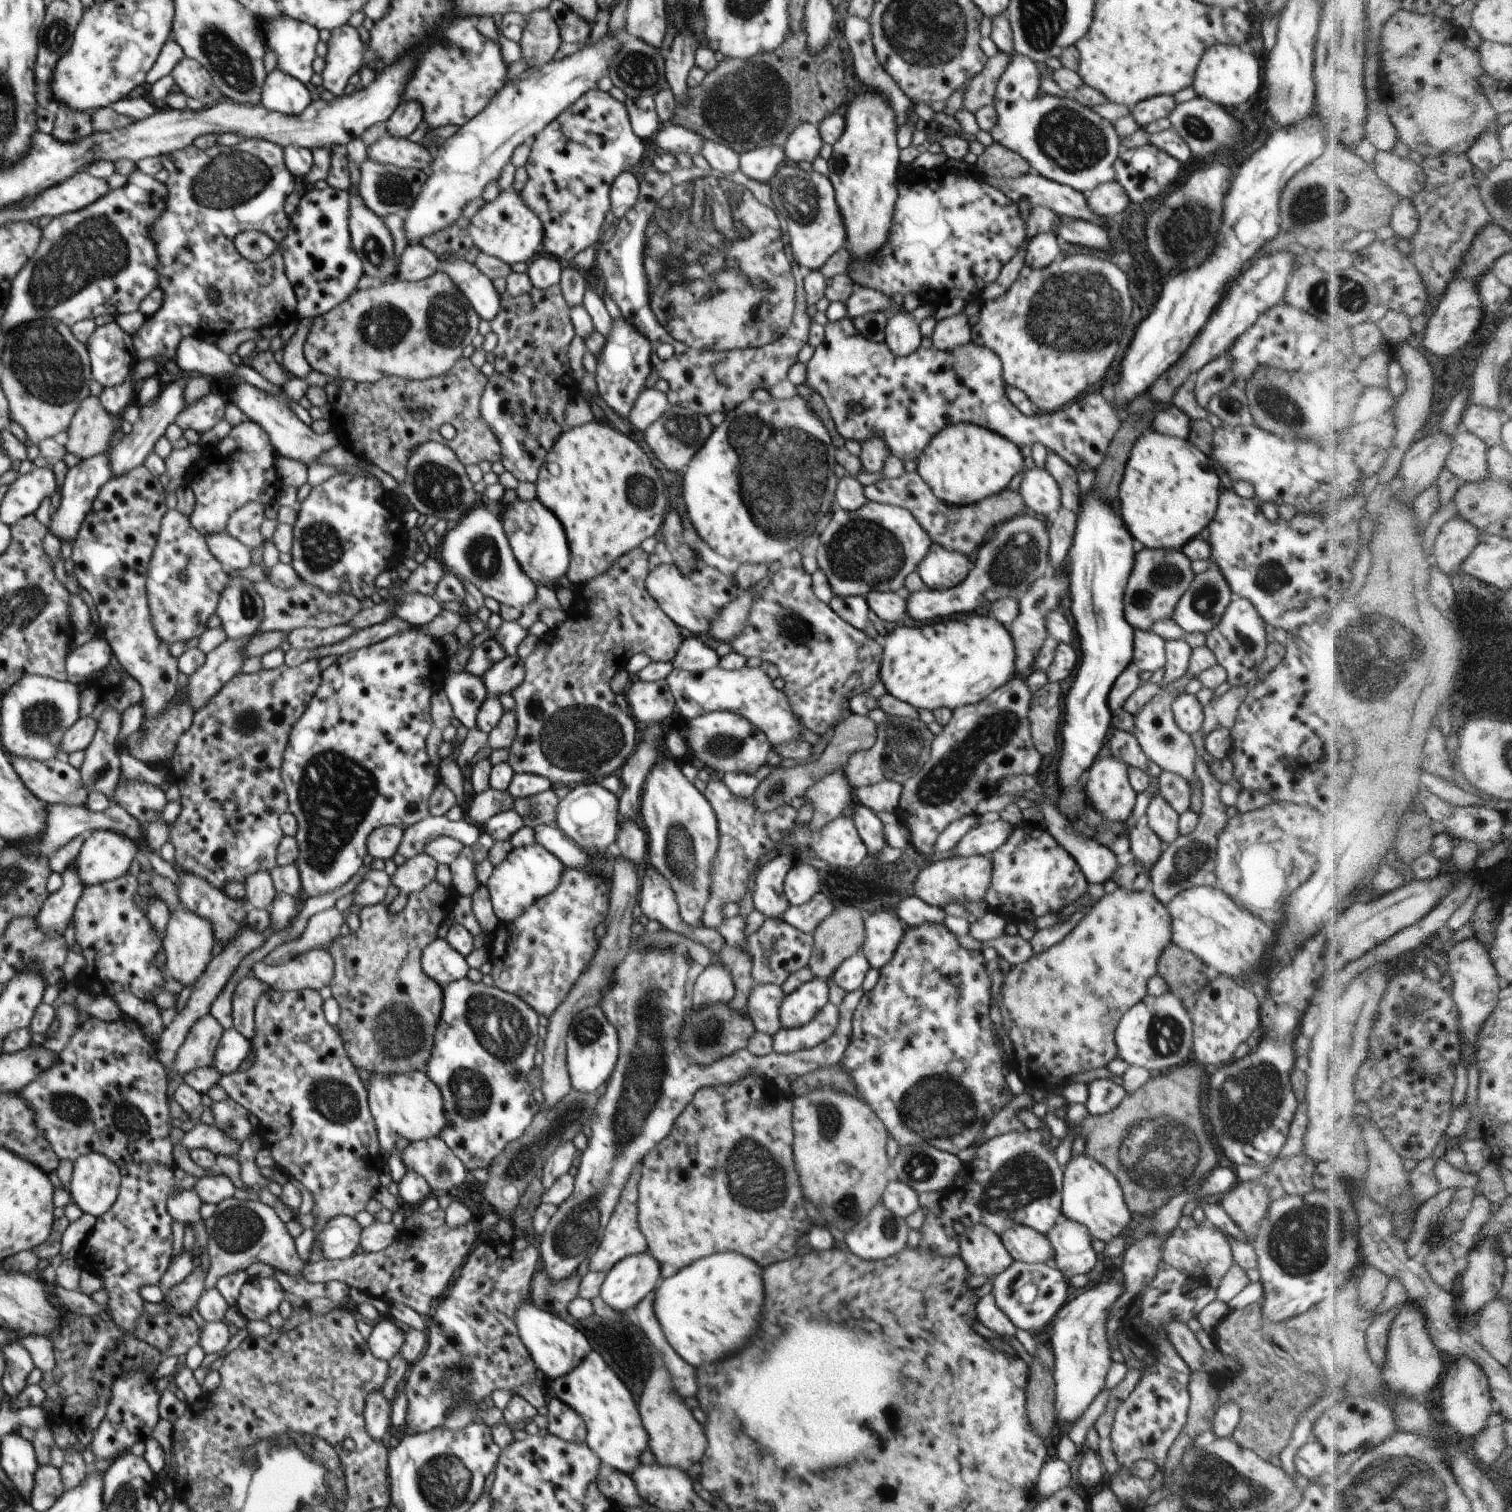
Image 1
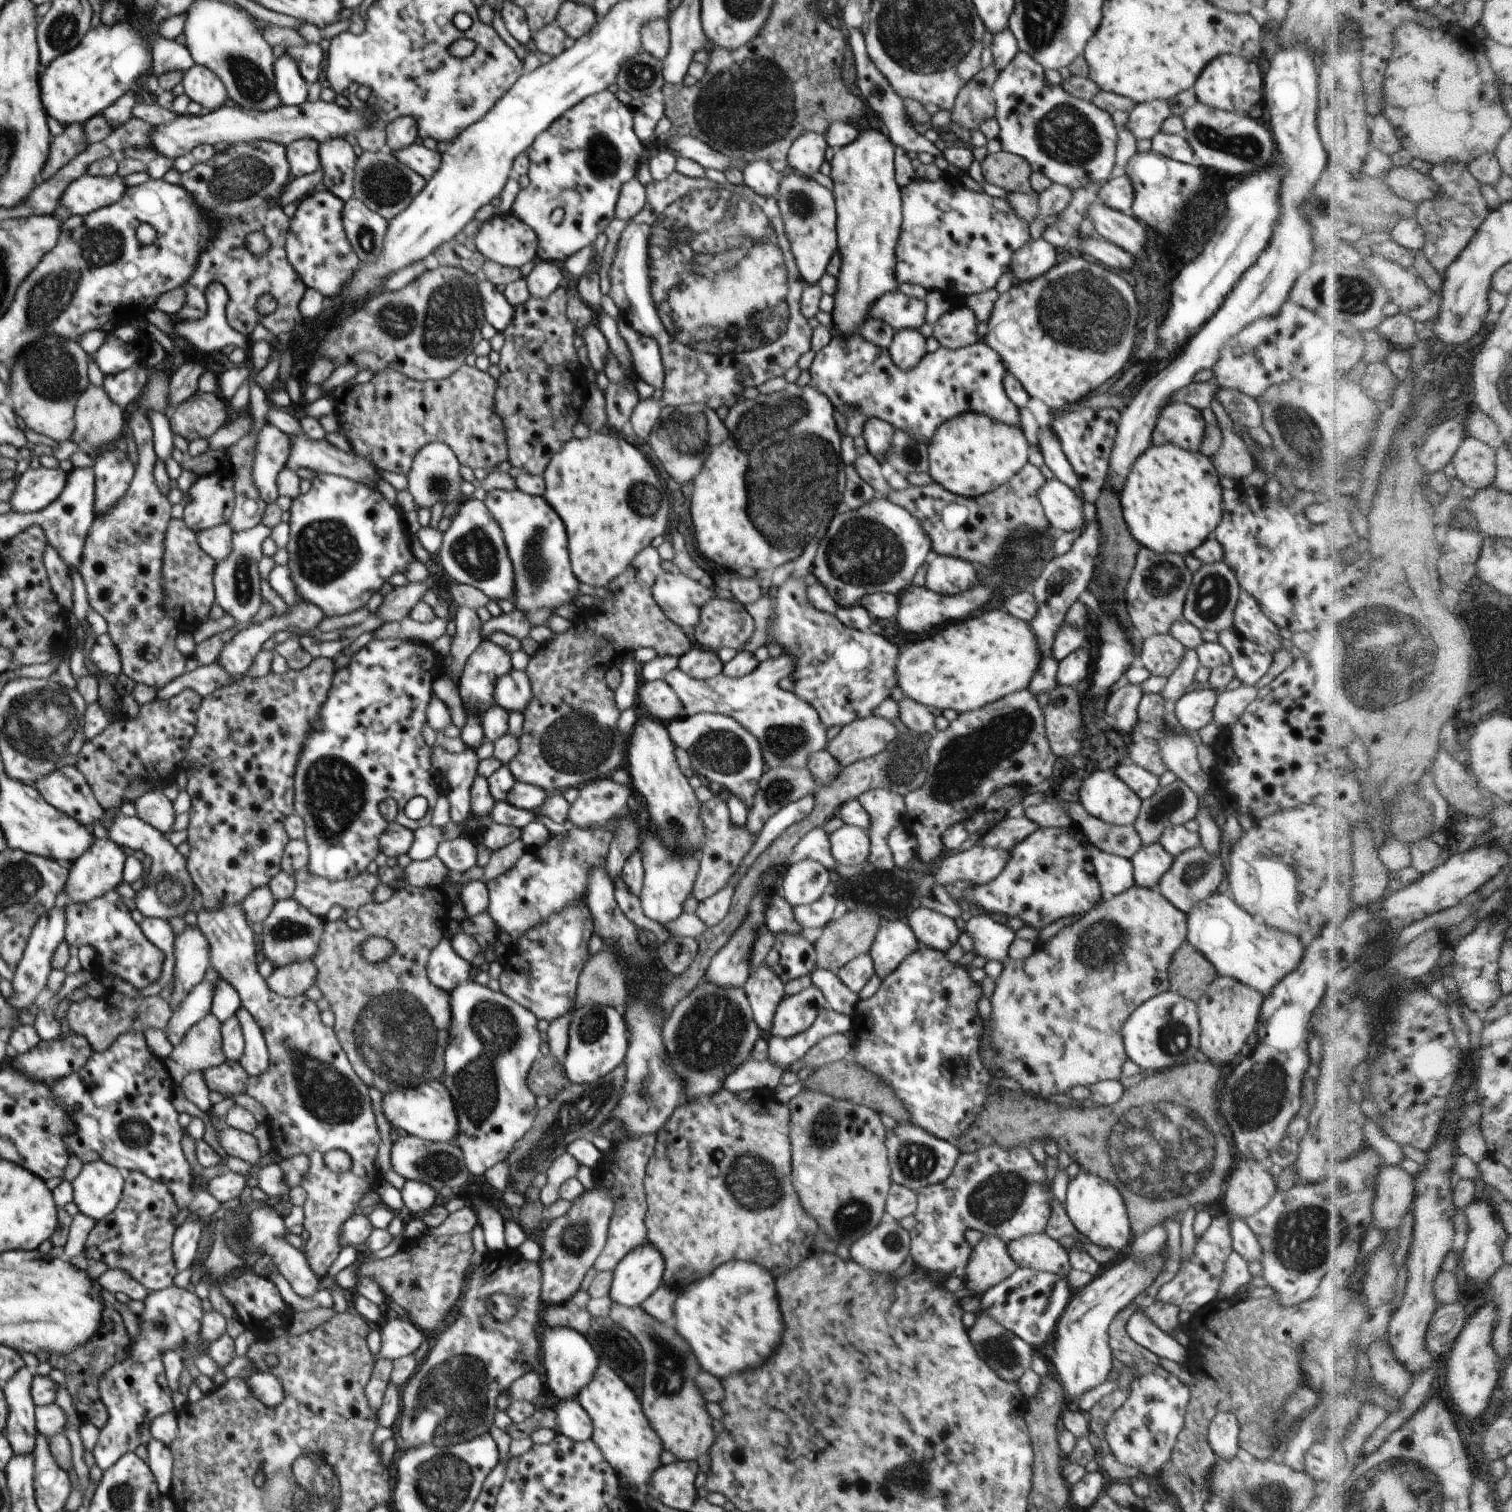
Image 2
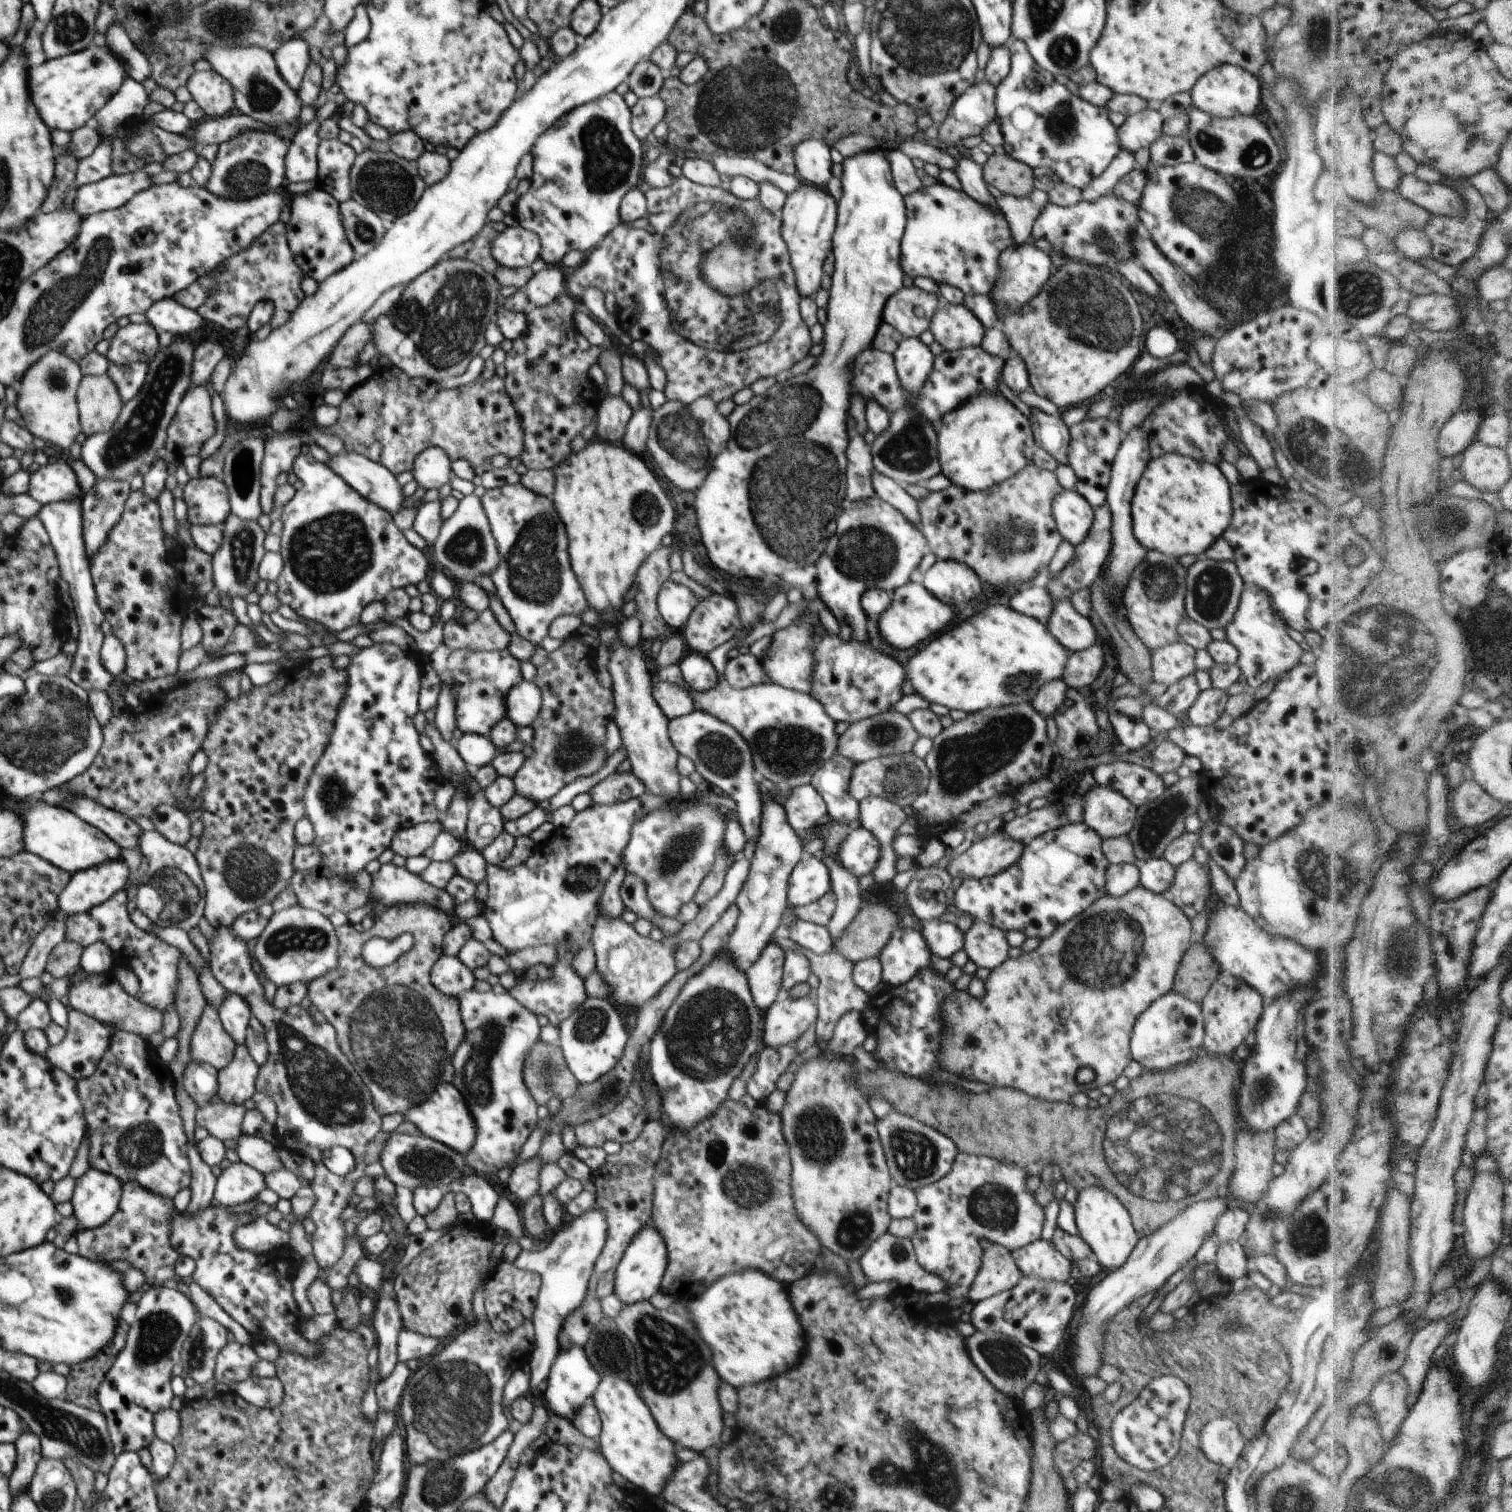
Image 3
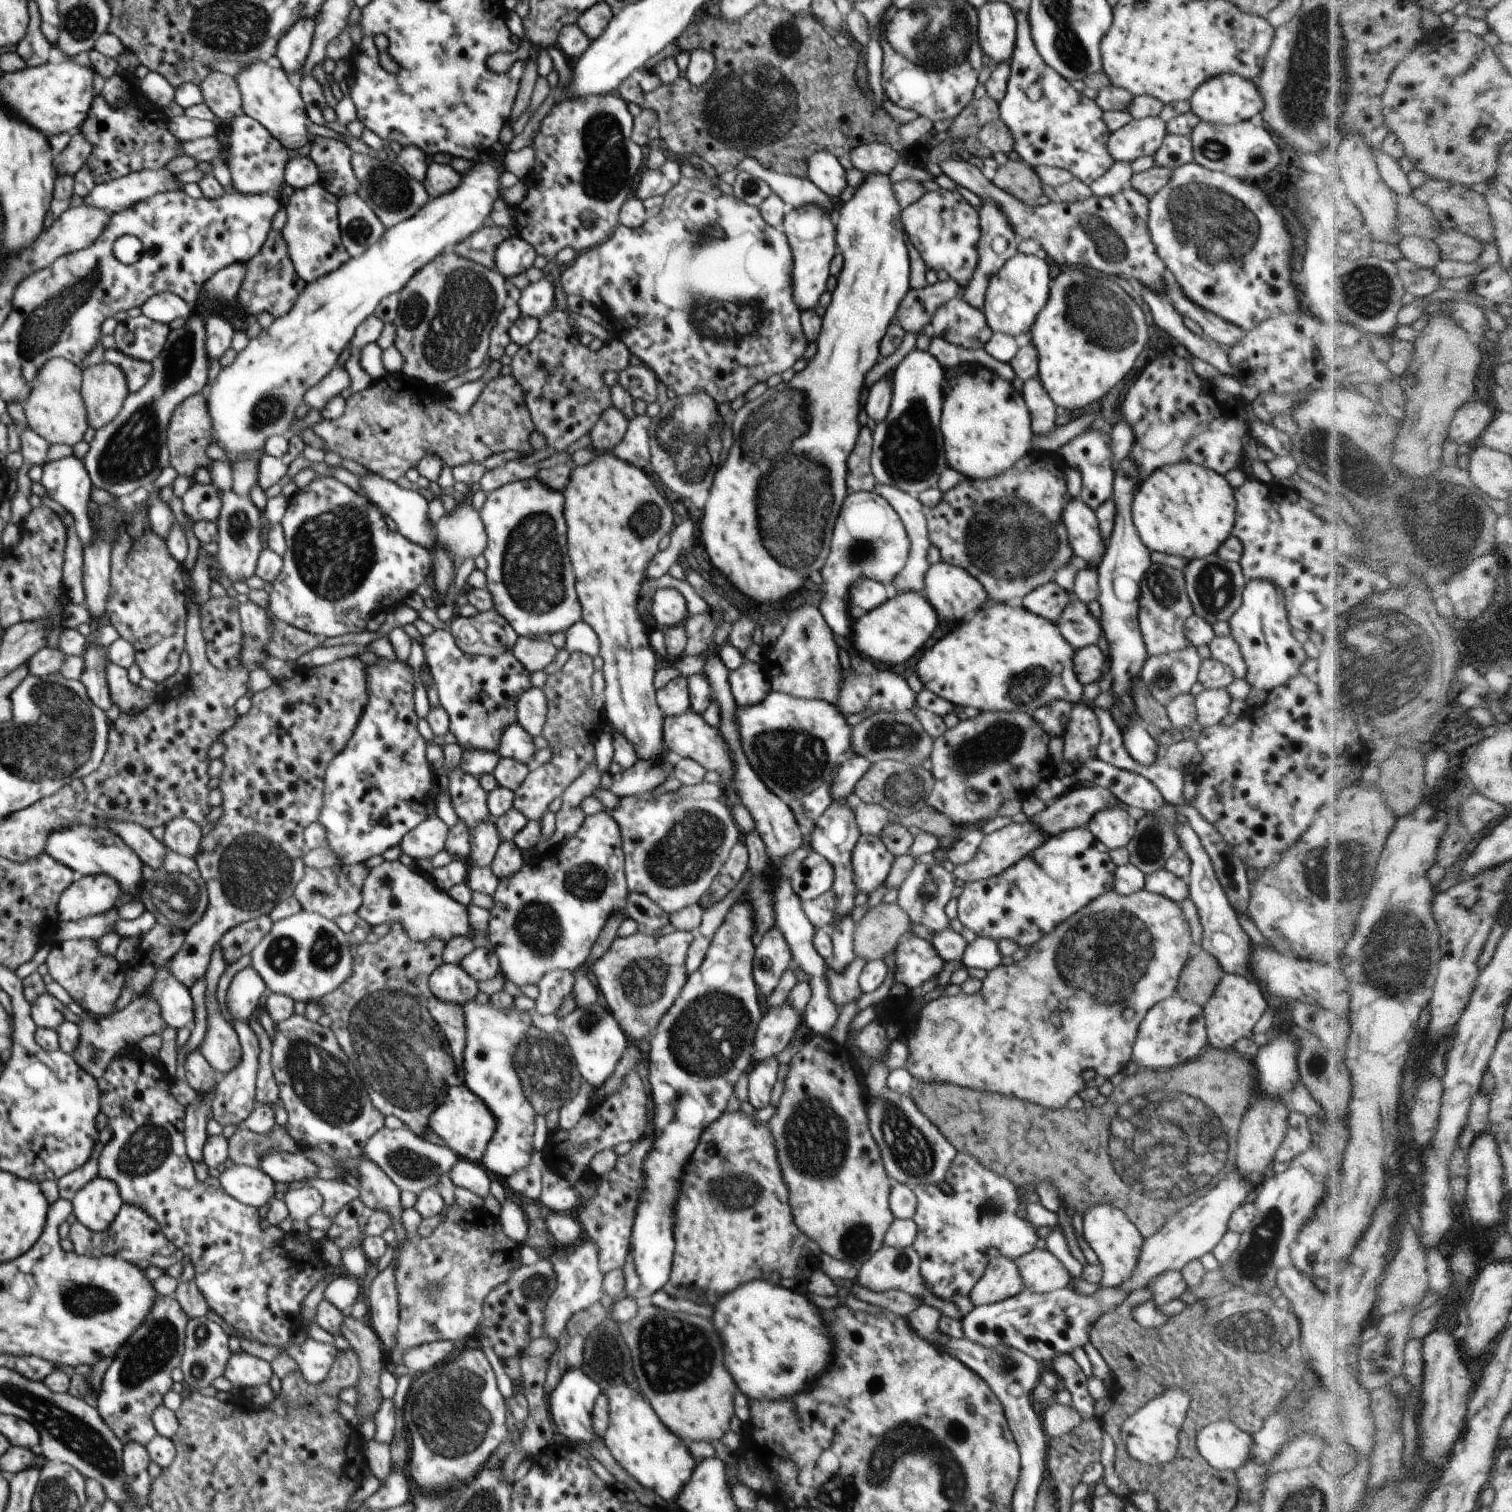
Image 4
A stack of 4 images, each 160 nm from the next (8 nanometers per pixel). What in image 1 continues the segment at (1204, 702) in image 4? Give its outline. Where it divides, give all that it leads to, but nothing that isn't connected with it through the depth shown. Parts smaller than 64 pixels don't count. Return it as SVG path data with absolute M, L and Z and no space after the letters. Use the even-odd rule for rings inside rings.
M1182 693L1172 703L1176 724L1189 735L1201 730L1205 714L1195 694Z

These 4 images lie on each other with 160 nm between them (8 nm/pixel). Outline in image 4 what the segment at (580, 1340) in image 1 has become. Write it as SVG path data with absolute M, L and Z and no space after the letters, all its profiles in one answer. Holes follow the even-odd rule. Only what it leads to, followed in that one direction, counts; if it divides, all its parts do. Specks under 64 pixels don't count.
M568 1369L560 1379L558 1386L548 1396L549 1414L560 1439L566 1439L573 1444L589 1445L600 1438L593 1429L592 1411L596 1397L602 1392L602 1387L588 1378L580 1369Z

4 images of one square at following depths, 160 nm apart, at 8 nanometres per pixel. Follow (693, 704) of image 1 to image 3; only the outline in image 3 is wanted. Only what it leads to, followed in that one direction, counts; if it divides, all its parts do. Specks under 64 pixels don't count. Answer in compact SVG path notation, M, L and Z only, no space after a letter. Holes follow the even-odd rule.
M679 665L660 668L658 677L660 681L686 687L693 700L702 704L704 711L719 718L722 722L732 725L750 747L757 776L771 780L779 787L792 790L810 784L814 773L837 752L839 741L839 735L836 733L837 722L825 711L824 706L808 693L784 688L772 681L745 689L734 688L728 681L725 681L705 693L697 693L685 684Z

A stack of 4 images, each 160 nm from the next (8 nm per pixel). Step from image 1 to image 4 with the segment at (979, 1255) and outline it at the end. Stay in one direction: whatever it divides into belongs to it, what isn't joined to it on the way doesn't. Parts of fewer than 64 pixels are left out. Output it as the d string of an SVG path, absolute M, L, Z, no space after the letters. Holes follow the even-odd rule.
M1005 1256L990 1258L988 1266L970 1293L975 1306L999 1303L1016 1296L1024 1283L1015 1261Z

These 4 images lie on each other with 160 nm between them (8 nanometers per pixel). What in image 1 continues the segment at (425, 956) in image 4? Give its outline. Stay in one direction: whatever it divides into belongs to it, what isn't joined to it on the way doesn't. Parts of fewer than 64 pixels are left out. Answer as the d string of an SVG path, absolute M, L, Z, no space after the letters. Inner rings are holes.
M434 880L422 890L411 892L402 911L390 913L388 906L398 894L398 888L391 884L382 902L360 909L360 926L356 932L338 935L324 948L334 963L329 986L340 1007L339 1035L352 1064L371 1074L424 1071L432 1054L434 1035L443 1009L443 988L423 971L421 954L425 946L438 938L436 931L452 912L459 894L454 888L446 888Z

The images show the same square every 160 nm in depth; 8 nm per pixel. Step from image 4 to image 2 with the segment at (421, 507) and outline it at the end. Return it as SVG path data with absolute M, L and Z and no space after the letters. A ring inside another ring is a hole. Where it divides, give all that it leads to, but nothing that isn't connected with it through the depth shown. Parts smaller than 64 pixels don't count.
M304 432L297 436L288 436L291 438L291 448L289 449L289 457L285 464L286 468L295 472L298 469L307 468L312 469L316 473L332 473L333 475L340 475L378 490L376 483L379 479L382 479L380 469L368 462L366 457L361 457L353 450L342 451L332 444L329 444L325 439L312 441Z

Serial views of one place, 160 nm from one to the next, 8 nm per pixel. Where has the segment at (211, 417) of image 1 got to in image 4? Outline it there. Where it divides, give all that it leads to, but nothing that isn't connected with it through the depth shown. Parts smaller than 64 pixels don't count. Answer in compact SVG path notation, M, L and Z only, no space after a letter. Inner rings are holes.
M205 392L183 400L170 417L167 431L167 447L169 451L169 466L174 468L180 476L194 480L193 476L199 468L207 468L212 460L206 455L206 448L211 444L212 423L208 412Z

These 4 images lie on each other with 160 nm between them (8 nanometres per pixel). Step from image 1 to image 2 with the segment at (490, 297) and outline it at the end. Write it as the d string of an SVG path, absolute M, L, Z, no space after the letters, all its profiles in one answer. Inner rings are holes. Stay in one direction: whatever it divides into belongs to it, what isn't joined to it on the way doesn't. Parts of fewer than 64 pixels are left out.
M479 275L477 282L482 297L485 322L491 324L497 332L504 332L512 322L515 307L490 281Z

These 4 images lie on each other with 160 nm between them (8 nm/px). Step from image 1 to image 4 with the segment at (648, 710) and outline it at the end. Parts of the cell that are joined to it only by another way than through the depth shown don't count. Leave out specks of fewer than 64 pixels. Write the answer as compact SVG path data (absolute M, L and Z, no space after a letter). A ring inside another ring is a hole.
M684 675L673 678L664 688L658 689L655 695L664 716L675 717L691 710L688 681Z

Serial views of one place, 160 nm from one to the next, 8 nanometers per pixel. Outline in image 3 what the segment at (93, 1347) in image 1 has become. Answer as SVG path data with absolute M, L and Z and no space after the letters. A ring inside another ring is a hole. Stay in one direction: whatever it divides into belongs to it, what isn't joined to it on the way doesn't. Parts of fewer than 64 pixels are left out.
M121 1319L118 1321L114 1338L96 1356L78 1365L70 1365L67 1377L67 1390L64 1397L77 1405L100 1411L96 1398L99 1386L110 1370L116 1355L124 1348L130 1325Z

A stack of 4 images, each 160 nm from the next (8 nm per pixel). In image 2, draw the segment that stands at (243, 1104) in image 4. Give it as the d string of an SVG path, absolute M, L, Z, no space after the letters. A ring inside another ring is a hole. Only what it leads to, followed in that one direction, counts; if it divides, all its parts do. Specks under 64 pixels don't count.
M230 1059L220 1066L207 1068L202 1073L208 1088L220 1092L225 1098L243 1094L250 1078L239 1061Z

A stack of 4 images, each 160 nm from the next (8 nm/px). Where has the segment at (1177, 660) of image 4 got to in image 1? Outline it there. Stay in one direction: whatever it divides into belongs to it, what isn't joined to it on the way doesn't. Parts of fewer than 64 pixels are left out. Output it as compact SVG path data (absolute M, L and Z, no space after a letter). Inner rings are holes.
M1134 629L1134 634L1133 663L1138 670L1155 673L1157 670L1164 669L1167 661L1166 640L1150 630Z

